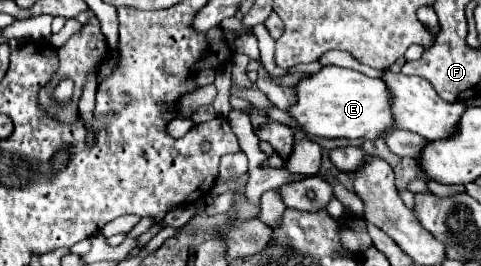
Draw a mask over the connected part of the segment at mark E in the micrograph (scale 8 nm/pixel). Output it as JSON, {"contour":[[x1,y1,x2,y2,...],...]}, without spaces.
{"contour":[[326,65,318,73,302,77,294,87,296,103,286,113,310,135,322,139,370,139,394,127,390,113,390,95,382,79,372,79,360,71]]}

